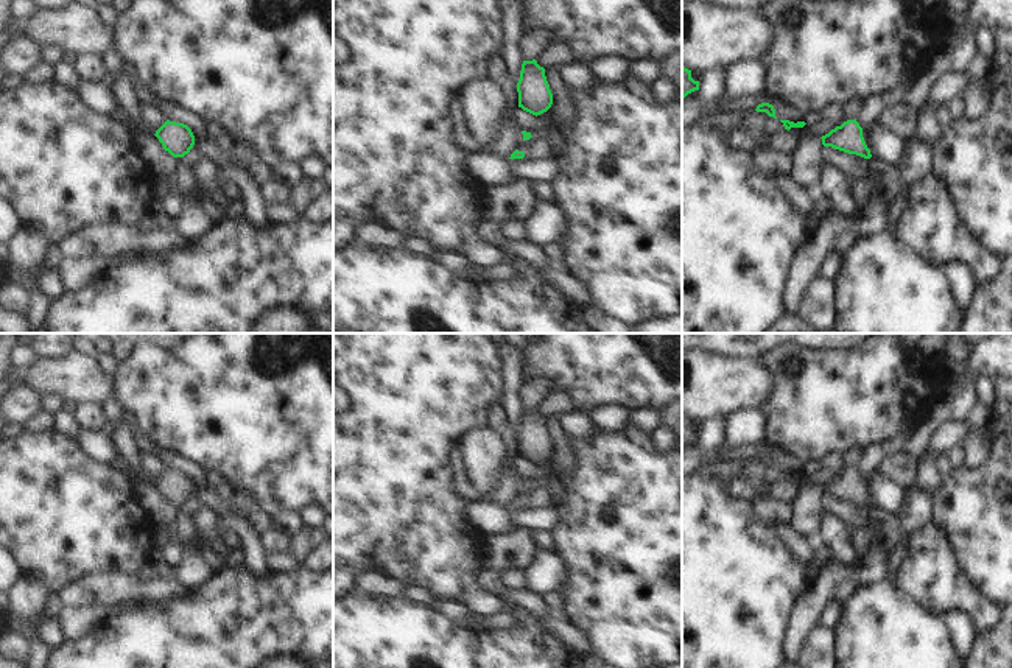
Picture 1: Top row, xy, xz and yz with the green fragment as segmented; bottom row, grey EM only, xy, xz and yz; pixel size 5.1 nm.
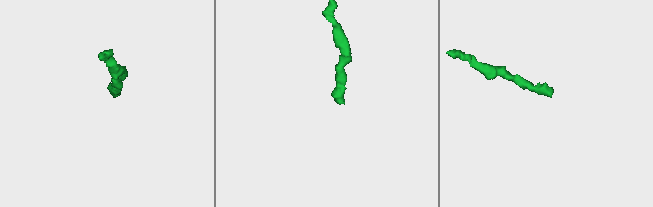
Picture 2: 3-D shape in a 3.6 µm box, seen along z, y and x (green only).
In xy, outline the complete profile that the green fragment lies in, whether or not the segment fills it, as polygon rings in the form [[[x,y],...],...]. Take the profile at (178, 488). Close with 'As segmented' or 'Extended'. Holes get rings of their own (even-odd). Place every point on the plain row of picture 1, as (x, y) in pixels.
[[[167,469],[154,484],[173,506],[184,506],[195,494],[195,484],[184,472]]]. As segmented

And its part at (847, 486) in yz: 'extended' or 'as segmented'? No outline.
as segmented

